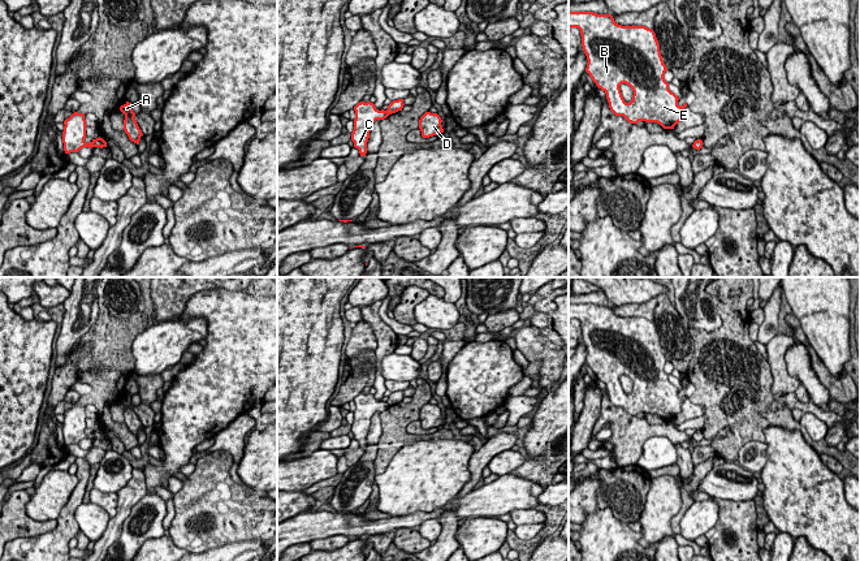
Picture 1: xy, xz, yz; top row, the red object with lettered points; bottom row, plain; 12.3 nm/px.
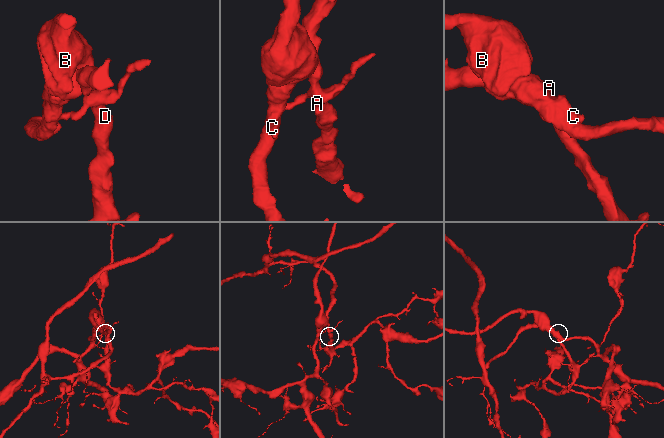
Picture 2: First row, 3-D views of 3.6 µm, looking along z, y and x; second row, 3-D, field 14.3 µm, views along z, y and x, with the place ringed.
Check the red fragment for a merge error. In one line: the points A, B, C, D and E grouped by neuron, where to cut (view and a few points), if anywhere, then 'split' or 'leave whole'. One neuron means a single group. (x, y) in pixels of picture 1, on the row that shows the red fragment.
A D / B C E; cut in xz along (381, 111), (376, 119); split

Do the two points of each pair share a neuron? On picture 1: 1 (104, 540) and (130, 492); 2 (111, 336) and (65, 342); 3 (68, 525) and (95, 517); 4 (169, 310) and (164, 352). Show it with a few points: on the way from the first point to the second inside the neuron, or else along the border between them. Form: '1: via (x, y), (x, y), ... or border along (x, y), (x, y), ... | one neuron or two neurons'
1: via (113, 529), (122, 513), (124, 504) | one neuron
2: border along (96, 316), (93, 326), (73, 345) | two neurons
3: border along (82, 503), (76, 509), (78, 529) | two neurons
4: border along (178, 316), (171, 320), (156, 322) | two neurons

